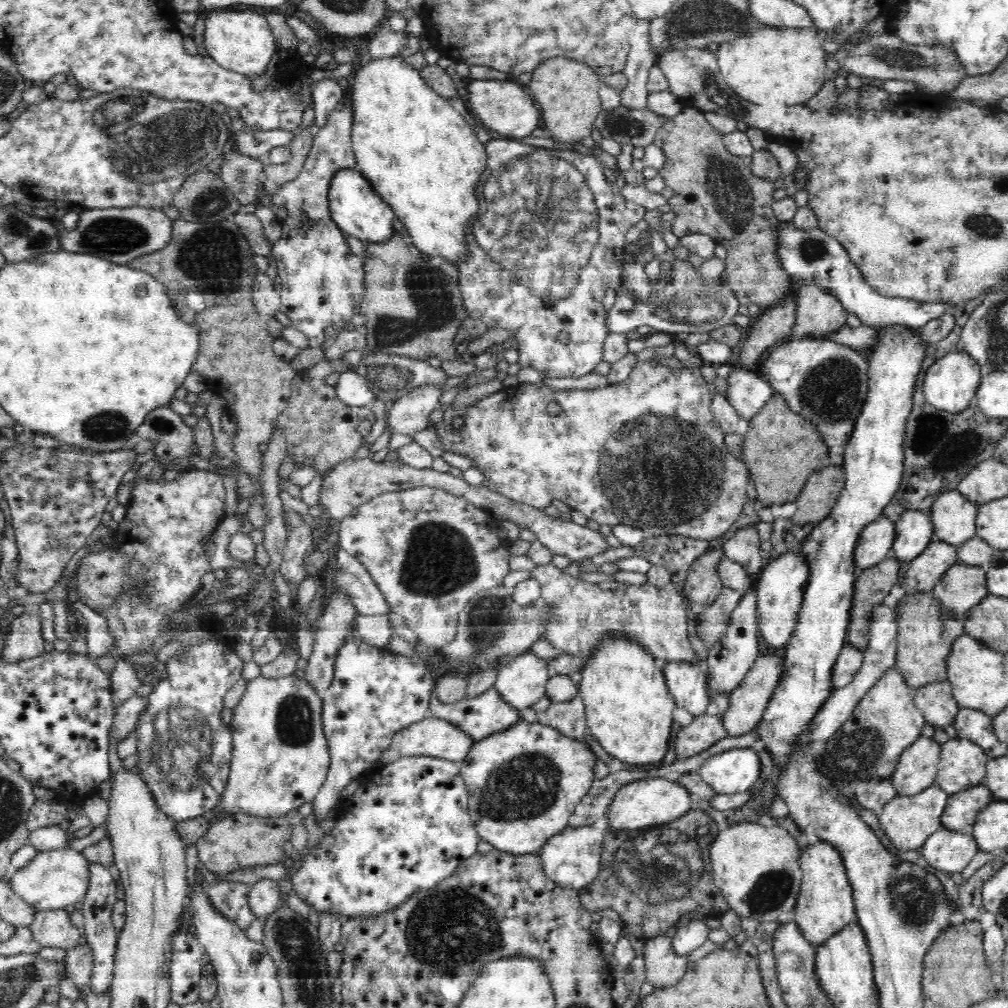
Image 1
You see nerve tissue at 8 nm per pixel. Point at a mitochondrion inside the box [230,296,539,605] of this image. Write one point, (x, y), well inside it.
(439, 559)

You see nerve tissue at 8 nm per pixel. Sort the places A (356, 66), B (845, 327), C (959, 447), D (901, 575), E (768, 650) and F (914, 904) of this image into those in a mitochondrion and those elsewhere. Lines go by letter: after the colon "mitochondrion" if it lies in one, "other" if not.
A: other
B: other
C: mitochondrion
D: other
E: other
F: mitochondrion

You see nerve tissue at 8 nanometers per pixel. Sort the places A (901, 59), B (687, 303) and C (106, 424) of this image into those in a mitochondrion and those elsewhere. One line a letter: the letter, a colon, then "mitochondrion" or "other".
A: mitochondrion
B: mitochondrion
C: mitochondrion

